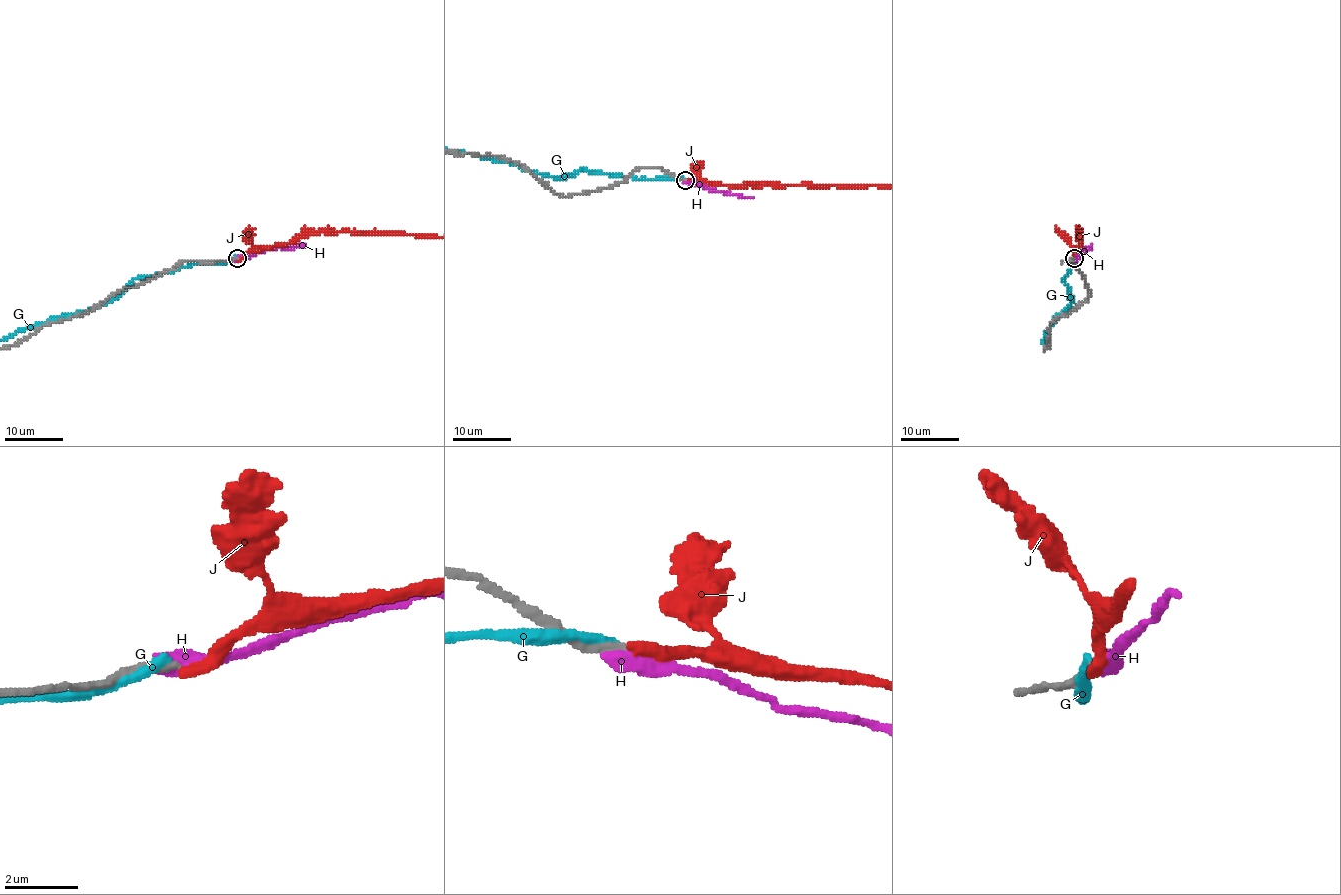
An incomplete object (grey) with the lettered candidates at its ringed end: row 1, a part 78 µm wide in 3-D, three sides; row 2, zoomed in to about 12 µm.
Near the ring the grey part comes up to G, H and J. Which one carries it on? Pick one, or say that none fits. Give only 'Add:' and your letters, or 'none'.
Add: none

